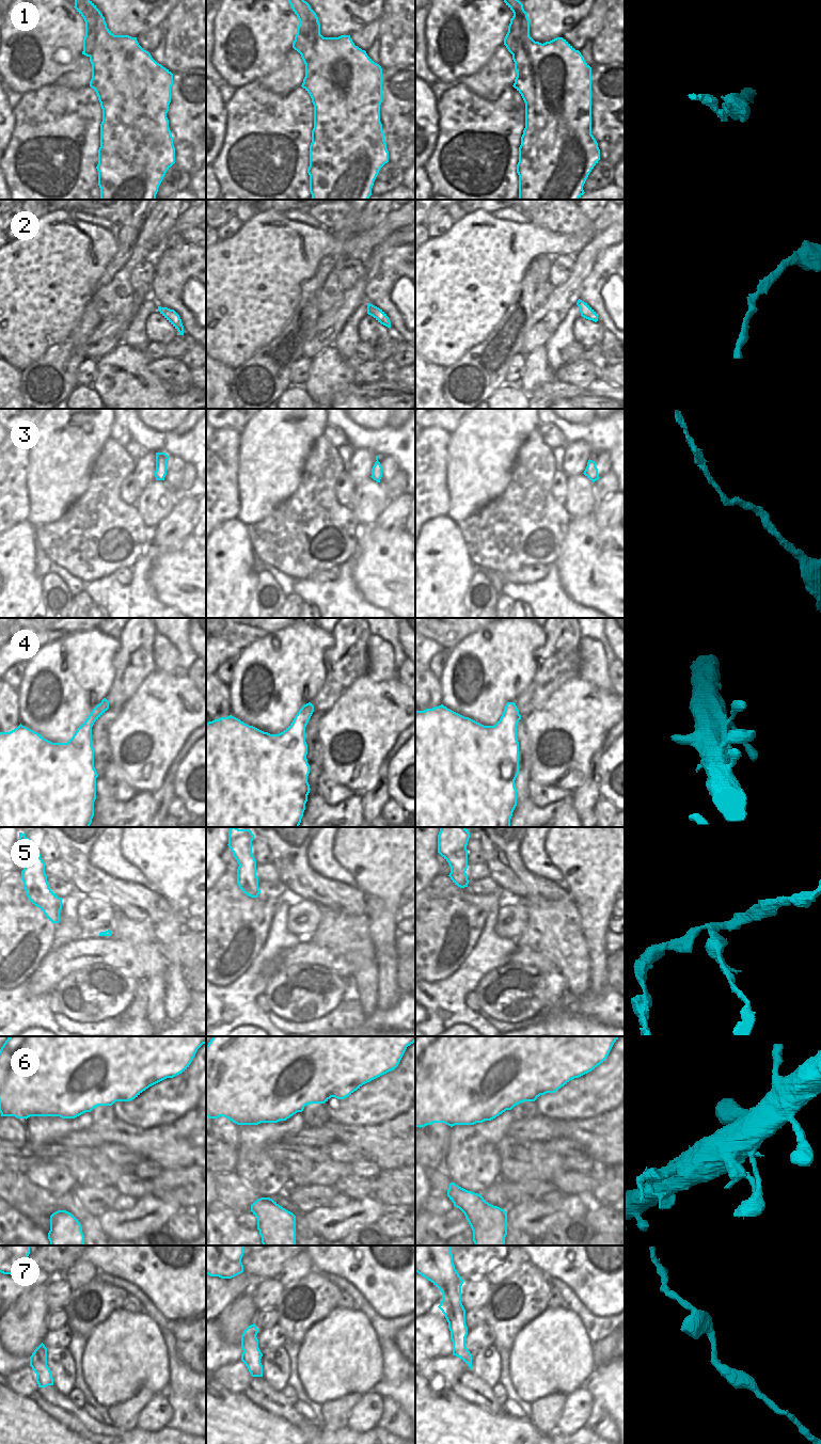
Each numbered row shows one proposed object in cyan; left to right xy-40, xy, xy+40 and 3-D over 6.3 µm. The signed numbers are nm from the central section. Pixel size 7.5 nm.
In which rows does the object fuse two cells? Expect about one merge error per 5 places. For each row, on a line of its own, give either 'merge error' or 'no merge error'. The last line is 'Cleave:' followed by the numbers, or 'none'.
1: no merge error
2: no merge error
3: no merge error
4: no merge error
5: no merge error
6: no merge error
7: no merge error
Cleave: none

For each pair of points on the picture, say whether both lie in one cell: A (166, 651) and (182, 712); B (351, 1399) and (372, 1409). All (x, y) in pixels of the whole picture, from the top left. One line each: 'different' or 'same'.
A: different
B: different

